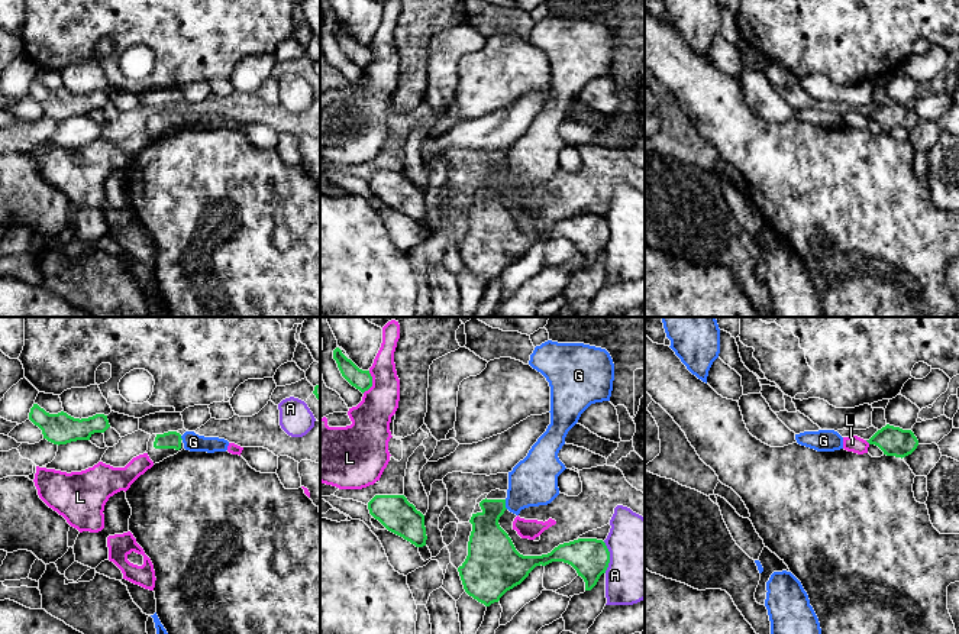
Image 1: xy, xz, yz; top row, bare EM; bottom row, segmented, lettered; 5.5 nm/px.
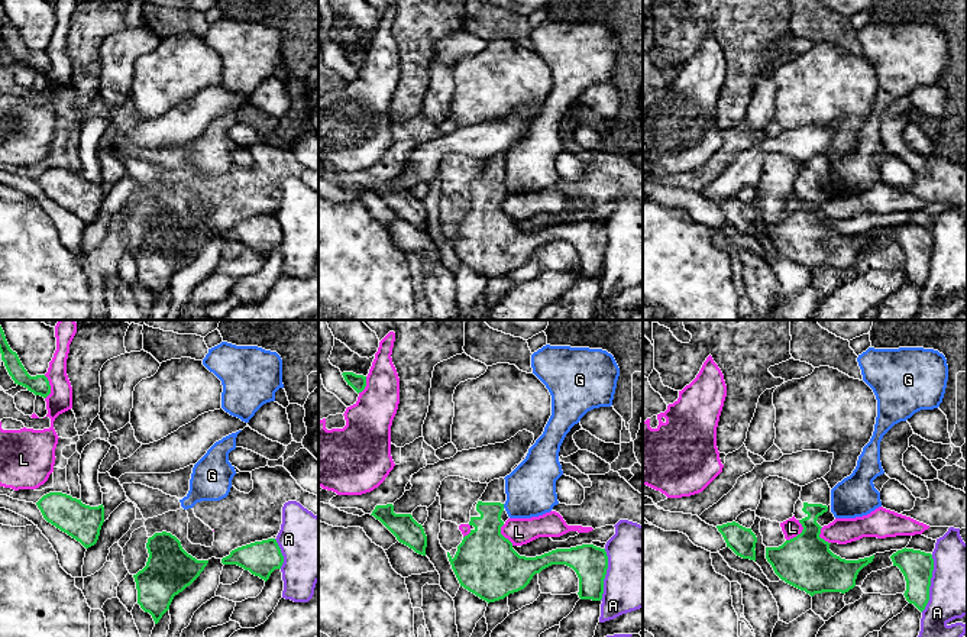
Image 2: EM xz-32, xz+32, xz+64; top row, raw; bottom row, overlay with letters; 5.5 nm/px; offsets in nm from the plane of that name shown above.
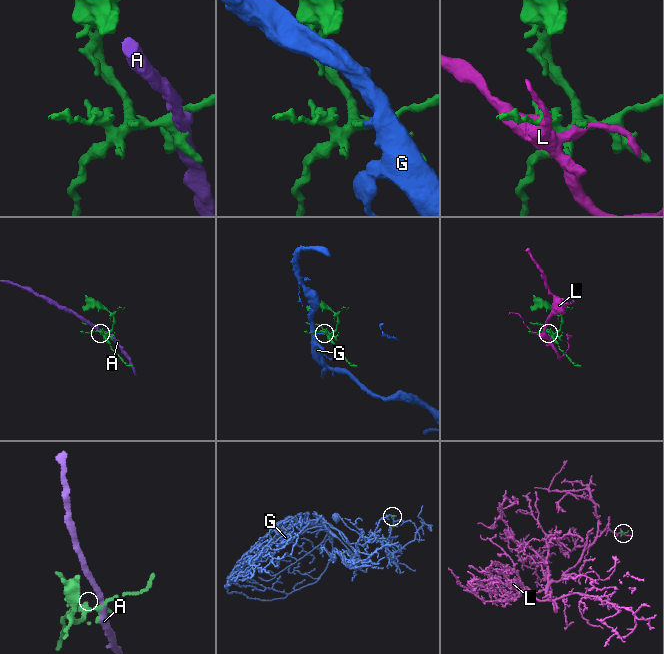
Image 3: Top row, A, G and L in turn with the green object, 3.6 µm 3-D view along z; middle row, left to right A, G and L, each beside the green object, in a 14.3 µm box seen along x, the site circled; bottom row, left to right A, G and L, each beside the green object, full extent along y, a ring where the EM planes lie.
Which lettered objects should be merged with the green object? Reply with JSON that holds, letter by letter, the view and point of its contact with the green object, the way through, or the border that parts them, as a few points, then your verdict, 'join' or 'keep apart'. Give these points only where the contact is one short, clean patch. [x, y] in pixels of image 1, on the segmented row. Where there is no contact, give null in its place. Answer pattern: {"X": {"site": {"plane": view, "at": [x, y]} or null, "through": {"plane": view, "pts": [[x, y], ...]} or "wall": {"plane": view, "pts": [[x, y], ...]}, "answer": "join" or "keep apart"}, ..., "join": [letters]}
{"A": {"site": {"plane": "xz", "at": [609, 558]}, "answer": "keep apart"}, "G": {"site": {"plane": "xz", "at": [504, 504]}, "through": {"plane": "xz", "pts": [[490, 546], [490, 518], [504, 504], [512, 503], [533, 481]]}, "answer": "join"}, "L": {"site": {"plane": "xz", "at": [371, 382]}, "answer": "keep apart"}, "join": ["G"]}

